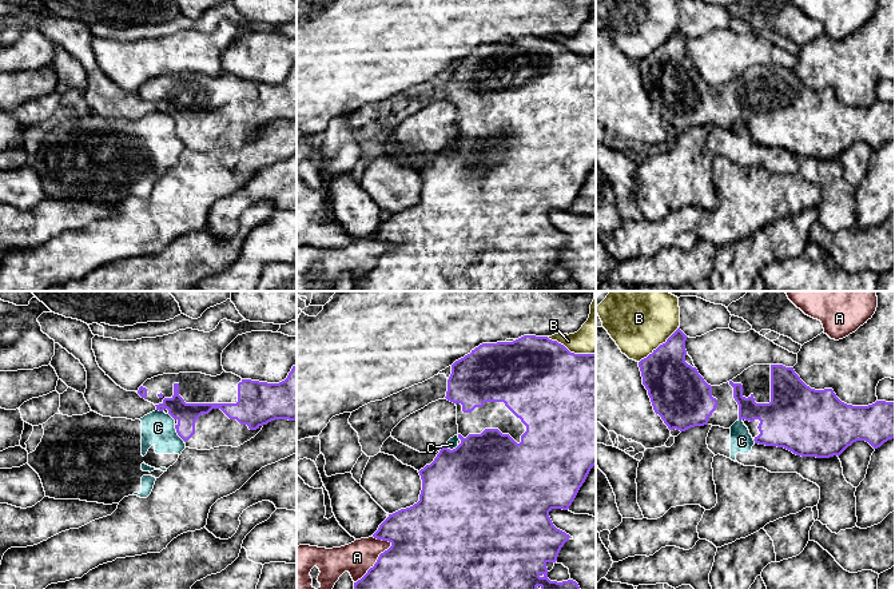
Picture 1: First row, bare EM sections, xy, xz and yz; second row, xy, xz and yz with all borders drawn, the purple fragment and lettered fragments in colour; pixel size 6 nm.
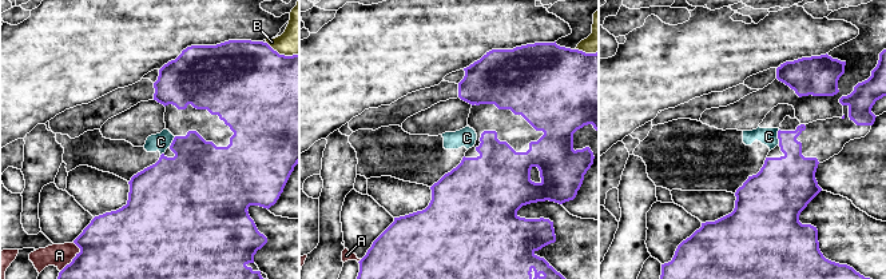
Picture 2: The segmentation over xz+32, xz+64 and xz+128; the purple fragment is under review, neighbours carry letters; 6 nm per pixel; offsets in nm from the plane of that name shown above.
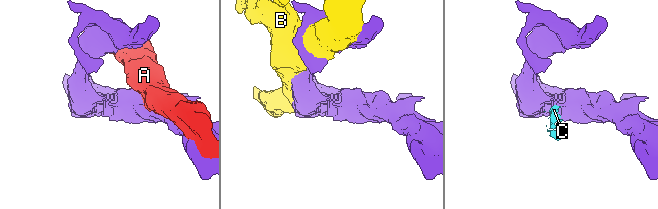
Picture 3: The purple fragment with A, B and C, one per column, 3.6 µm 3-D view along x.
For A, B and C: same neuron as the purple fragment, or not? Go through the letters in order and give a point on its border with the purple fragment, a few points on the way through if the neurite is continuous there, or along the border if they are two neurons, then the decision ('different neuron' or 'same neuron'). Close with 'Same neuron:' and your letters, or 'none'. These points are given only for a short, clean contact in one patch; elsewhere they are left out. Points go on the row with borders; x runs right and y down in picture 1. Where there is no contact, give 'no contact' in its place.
A: xz (376, 562) | different neuron
B: xz (569, 351) | different neuron
C: xy (178, 433) | along xy (174, 425), (185, 441) | different neuron
Same neuron: none

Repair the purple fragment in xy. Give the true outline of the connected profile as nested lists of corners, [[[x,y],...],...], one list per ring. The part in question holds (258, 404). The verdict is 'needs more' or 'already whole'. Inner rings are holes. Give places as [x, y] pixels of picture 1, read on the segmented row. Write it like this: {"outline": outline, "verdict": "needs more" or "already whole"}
{"outline": [[[297,365],[293,366],[287,378],[279,383],[242,379],[226,371],[216,377],[202,373],[179,373],[147,379],[139,387],[138,394],[154,403],[156,410],[164,411],[175,419],[176,433],[184,441],[186,447],[198,450],[210,450],[219,446],[238,447],[254,438],[271,421],[297,419]]], "verdict": "needs more"}

